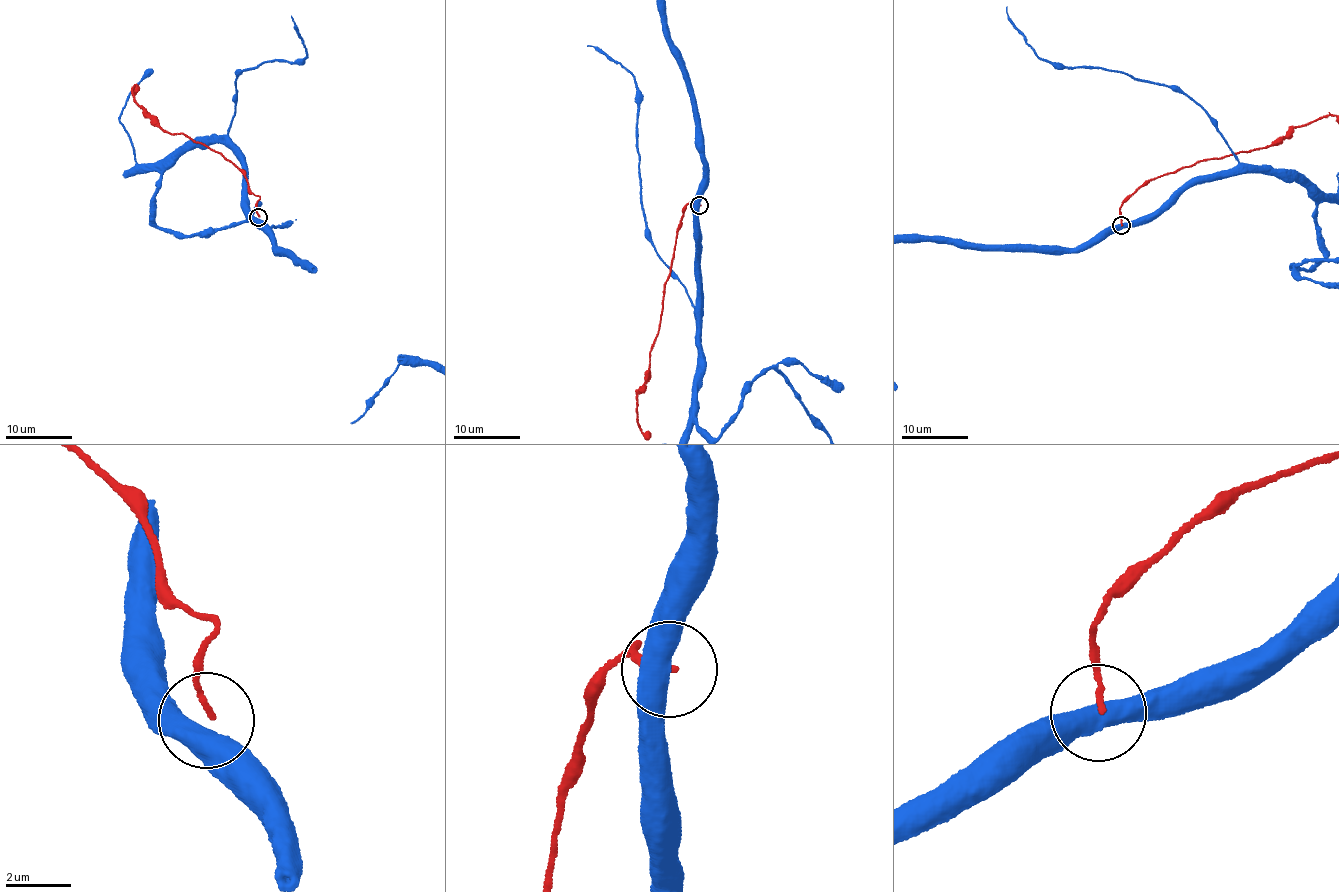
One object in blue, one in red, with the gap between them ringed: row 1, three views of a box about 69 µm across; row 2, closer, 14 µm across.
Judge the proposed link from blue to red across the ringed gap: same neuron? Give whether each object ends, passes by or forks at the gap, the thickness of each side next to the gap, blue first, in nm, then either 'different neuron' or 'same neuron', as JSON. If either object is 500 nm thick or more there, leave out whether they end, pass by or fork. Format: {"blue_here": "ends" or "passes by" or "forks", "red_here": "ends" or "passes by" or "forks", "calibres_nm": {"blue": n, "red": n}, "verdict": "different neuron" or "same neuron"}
{"calibres_nm": {"blue": 550, "red": 170}, "verdict": "different neuron"}

